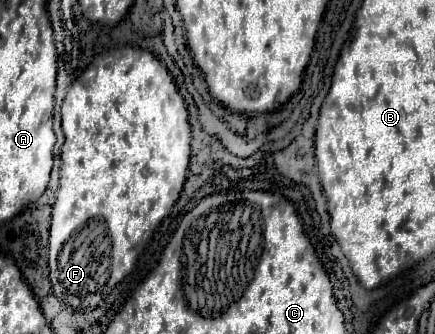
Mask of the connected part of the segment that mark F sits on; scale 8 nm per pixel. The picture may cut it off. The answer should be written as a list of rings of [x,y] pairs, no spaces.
[[[132,47],[122,49],[108,49],[106,53],[100,53],[92,65],[68,87],[68,93],[62,103],[62,131],[66,135],[66,141],[62,145],[62,171],[60,171],[60,189],[56,195],[54,211],[52,211],[52,225],[50,225],[50,247],[48,247],[48,267],[50,267],[50,283],[52,293],[62,299],[66,305],[70,305],[76,311],[86,311],[98,307],[110,291],[134,269],[140,253],[152,239],[156,227],[162,223],[164,217],[170,215],[170,209],[178,201],[182,193],[182,185],[186,181],[186,171],[191,156],[191,128],[188,125],[188,113],[184,107],[184,101],[174,85],[172,75],[166,71],[166,67],[148,51],[134,51]]]

